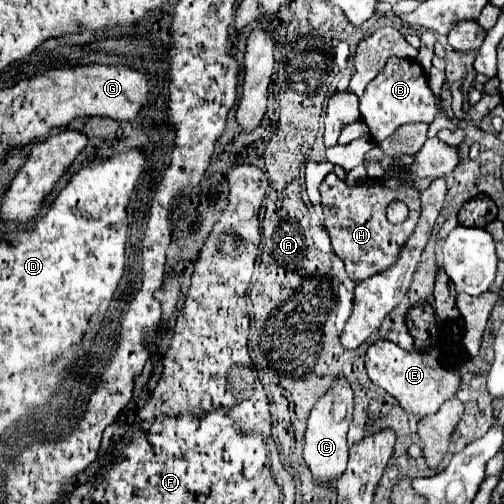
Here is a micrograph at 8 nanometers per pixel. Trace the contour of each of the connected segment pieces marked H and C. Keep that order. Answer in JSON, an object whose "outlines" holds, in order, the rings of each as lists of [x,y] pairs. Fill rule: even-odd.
{"outlines":[[[[329,173],[319,185],[319,193],[325,213],[325,229],[331,235],[333,251],[345,263],[345,271],[349,279],[361,281],[395,263],[405,239],[409,239],[419,219],[421,193],[417,189],[409,185],[389,189],[383,181],[363,181],[357,185],[347,185],[345,181],[337,179],[335,173]],[[393,201],[403,201],[409,207],[407,219],[399,225],[389,223],[385,217],[385,209]]],[[[337,377],[325,395],[317,399],[313,405],[309,419],[307,419],[307,431],[305,431],[305,463],[309,465],[313,477],[319,483],[335,483],[337,477],[347,467],[347,431],[353,419],[353,391],[349,387],[349,381],[345,377]]]]}

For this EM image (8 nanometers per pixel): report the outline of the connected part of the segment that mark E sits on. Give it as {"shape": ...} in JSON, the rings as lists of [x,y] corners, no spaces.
{"shape":[[[375,341],[367,349],[365,369],[369,379],[377,387],[385,389],[391,397],[395,397],[407,413],[415,413],[419,417],[437,413],[443,401],[455,397],[461,381],[459,373],[441,361],[441,353],[437,347],[429,351],[405,351],[391,341]]]}

